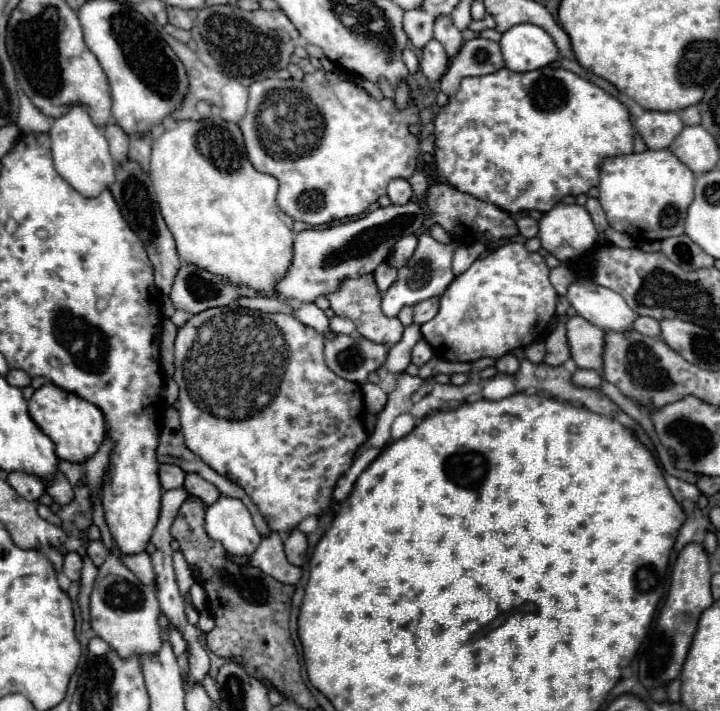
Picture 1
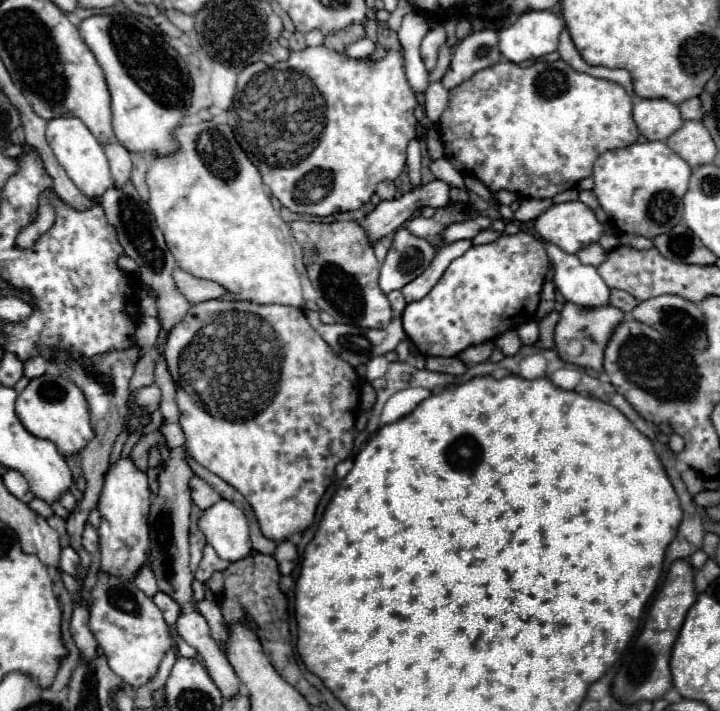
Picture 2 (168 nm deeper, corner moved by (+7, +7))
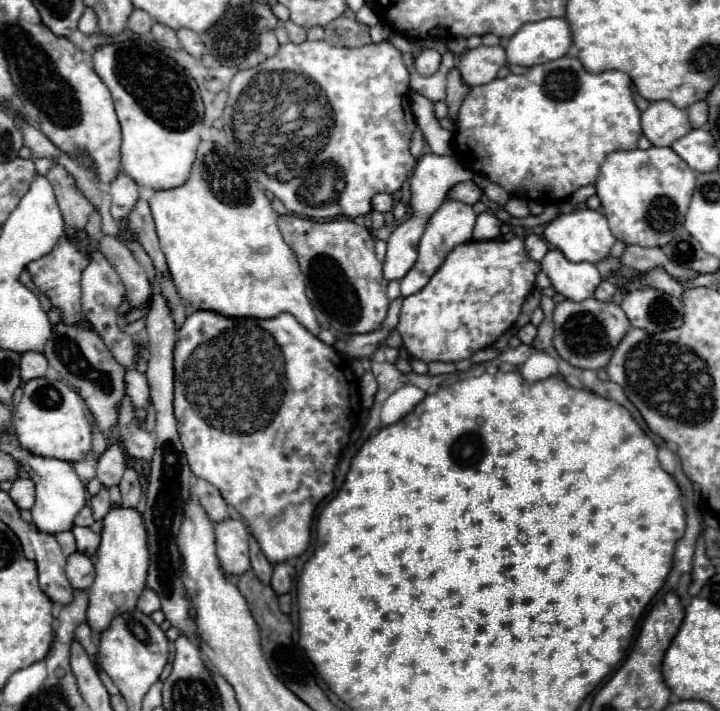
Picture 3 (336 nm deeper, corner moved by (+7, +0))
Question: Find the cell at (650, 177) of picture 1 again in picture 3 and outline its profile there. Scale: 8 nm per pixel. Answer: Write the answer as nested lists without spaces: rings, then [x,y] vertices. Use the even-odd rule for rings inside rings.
[[[671,148],[611,152],[601,164],[595,188],[617,240],[637,246],[665,246],[683,224],[695,188],[695,172]]]

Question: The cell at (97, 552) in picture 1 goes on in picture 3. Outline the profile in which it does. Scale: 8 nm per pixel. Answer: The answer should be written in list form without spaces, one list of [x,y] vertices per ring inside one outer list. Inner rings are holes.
[[[73,528],[75,540],[77,540],[77,552],[85,554],[85,556],[93,556],[99,548],[99,534],[95,534],[91,528]]]

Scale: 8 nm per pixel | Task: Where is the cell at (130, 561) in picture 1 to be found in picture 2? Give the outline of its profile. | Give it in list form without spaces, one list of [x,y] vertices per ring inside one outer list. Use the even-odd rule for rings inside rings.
[[[143,567],[141,571],[139,571],[139,575],[135,577],[135,581],[133,581],[135,585],[137,585],[137,589],[141,589],[147,597],[153,597],[155,593],[157,593],[157,583],[155,583],[155,577],[153,577],[153,573],[147,569],[147,567]]]

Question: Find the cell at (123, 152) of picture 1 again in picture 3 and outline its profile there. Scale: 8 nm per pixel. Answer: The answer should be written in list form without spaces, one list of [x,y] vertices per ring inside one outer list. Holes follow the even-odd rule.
[[[125,172],[117,174],[117,178],[107,186],[107,192],[111,196],[111,216],[115,220],[125,218],[139,198],[137,182],[133,182],[133,178],[129,178]]]

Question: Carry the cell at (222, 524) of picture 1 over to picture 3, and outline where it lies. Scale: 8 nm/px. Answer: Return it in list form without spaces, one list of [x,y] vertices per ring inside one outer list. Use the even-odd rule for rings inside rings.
[[[225,520],[215,524],[217,558],[225,574],[243,574],[251,568],[247,528],[239,520]]]

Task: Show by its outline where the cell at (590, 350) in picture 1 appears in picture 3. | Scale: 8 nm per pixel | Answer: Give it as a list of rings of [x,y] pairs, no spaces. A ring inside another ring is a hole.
[[[595,298],[583,302],[565,300],[557,304],[557,318],[553,312],[553,322],[555,322],[555,336],[553,336],[555,350],[565,362],[583,370],[605,368],[613,350],[631,328],[627,324],[625,312],[615,302],[599,302]]]

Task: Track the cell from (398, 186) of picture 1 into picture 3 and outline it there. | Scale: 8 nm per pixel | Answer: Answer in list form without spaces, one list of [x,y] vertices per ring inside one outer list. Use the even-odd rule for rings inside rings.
[[[377,194],[377,196],[373,196],[373,210],[389,212],[391,208],[393,208],[393,198],[391,198],[391,194]]]

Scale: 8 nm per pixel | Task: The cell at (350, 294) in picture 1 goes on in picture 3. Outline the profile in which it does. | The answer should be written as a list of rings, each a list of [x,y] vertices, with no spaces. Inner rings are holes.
[[[281,216],[279,230],[297,254],[311,304],[327,314],[331,328],[341,334],[365,334],[381,328],[389,308],[387,282],[375,256],[375,238],[365,226],[351,220],[315,222],[299,216]]]

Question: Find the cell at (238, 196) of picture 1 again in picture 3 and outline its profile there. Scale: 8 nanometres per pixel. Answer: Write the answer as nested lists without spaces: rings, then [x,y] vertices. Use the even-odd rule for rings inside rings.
[[[201,142],[189,180],[173,190],[155,190],[149,198],[149,206],[175,288],[195,310],[213,310],[231,318],[273,318],[281,312],[289,312],[309,332],[319,334],[321,328],[315,320],[311,302],[307,300],[297,256],[289,250],[277,228],[279,214],[271,208],[271,202],[259,184],[225,146]]]

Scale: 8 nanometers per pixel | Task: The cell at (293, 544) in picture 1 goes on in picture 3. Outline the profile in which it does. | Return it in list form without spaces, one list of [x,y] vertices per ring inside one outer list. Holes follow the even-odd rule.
[[[281,562],[275,566],[273,570],[273,578],[271,578],[271,586],[277,594],[285,594],[291,590],[293,584],[293,576],[295,576],[295,568],[289,562]]]

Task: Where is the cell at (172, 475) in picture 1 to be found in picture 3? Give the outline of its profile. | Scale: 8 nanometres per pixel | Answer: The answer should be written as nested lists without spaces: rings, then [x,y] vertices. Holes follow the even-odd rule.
[[[127,396],[123,400],[123,404],[121,404],[121,414],[119,414],[119,422],[117,422],[115,430],[119,432],[121,440],[125,440],[125,450],[133,458],[151,462],[151,458],[155,454],[155,440],[153,440],[153,436],[149,432],[145,432],[141,426],[135,424],[133,408],[131,408]]]

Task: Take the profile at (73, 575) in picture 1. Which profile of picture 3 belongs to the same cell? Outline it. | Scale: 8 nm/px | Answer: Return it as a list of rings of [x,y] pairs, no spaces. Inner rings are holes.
[[[75,552],[67,558],[67,568],[65,568],[65,574],[67,574],[67,580],[71,582],[73,588],[77,590],[87,590],[91,584],[93,584],[93,578],[95,578],[95,570],[93,570],[93,562]]]

